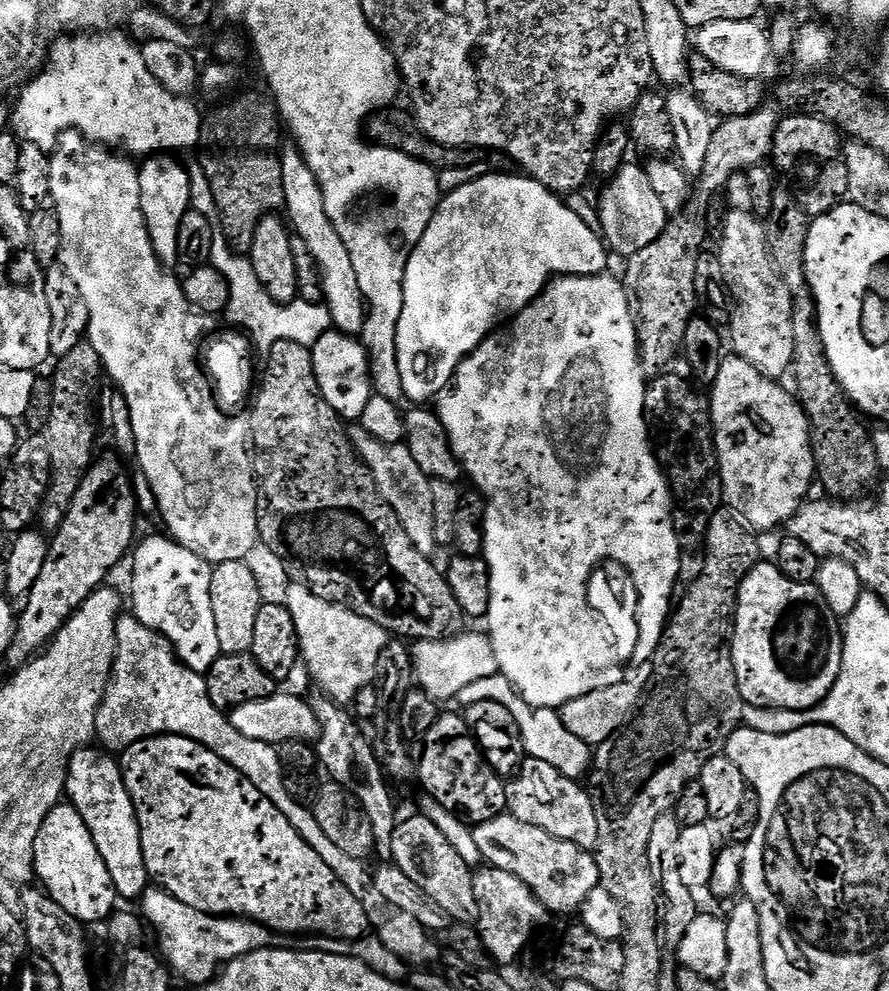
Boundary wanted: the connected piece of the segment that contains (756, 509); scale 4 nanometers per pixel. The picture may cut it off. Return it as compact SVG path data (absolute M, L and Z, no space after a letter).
M728 354L720 361L720 369L716 375L715 380L711 381L710 388L712 388L712 396L710 395L710 411L712 414L712 426L714 429L714 443L716 446L716 463L718 465L718 479L722 489L722 496L727 507L734 509L738 514L742 514L744 521L751 526L757 533L763 534L768 532L771 528L787 525L788 519L800 509L800 505L809 499L812 484L814 488L814 481L817 479L816 475L816 459L812 453L812 425L809 421L808 415L804 413L804 407L801 406L800 401L796 399L791 391L784 389L783 383L766 378L758 370L754 370L754 366L750 366L750 362L746 362L740 356L735 354Z

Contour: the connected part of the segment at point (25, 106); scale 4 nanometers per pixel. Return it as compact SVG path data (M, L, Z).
M75 34L65 35L63 38L57 39L55 43L51 45L42 71L33 76L27 84L23 85L19 95L20 94L20 101L16 104L16 112L14 108L14 111L10 116L11 123L14 125L15 135L19 137L23 143L38 146L46 153L51 153L53 149L55 149L56 142L60 139L60 133L69 130L80 132L86 140L93 141L101 146L107 146L112 150L125 148L125 150L120 150L123 150L132 158L137 158L136 156L140 156L139 158L147 158L157 154L181 154L180 152L186 151L187 148L195 149L200 142L200 122L202 119L202 112L199 112L199 110L191 104L193 101L189 99L189 97L175 96L174 94L167 92L167 90L154 78L154 74L150 74L150 70L146 70L143 51L141 51L141 49L124 34L96 34L93 36L88 34Z

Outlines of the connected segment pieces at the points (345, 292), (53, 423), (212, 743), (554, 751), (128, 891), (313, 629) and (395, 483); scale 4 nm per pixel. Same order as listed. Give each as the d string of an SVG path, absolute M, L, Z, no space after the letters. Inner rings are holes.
M295 146L285 147L280 153L282 162L282 186L284 187L284 207L287 223L291 231L306 242L306 250L314 258L320 272L320 285L324 299L322 303L328 308L332 319L332 328L345 336L359 337L364 330L366 305L362 288L358 286L358 276L354 274L354 264L350 262L350 252L338 234L330 214L326 212L326 202L322 190L304 160L304 155Z
M82 342L78 346L74 346L74 350L70 350L70 354L59 357L59 359L57 359L55 363L56 373L51 373L50 376L52 382L52 405L50 406L50 418L48 419L48 425L45 426L42 433L44 439L48 442L48 465L50 466L50 476L48 478L48 489L44 494L44 502L40 505L40 510L38 513L38 524L41 524L41 526L39 525L39 527L48 534L56 533L56 531L59 530L62 526L62 522L64 521L64 519L66 518L66 514L70 510L70 502L74 498L74 494L76 493L76 491L78 490L78 486L82 482L84 473L87 472L94 463L94 455L92 456L92 450L94 448L94 442L96 440L96 428L94 425L92 425L92 412L94 416L94 398L92 402L92 395L94 395L94 397L97 395L98 387L96 388L96 383L99 382L100 376L102 380L102 365L100 359L98 358L98 354L96 353L96 351L94 351L94 349L92 348L92 345L87 342Z
M121 615L116 622L116 657L112 662L110 683L96 710L95 739L101 740L99 743L109 753L120 754L125 748L134 746L134 742L165 734L190 738L234 766L238 774L248 779L267 800L274 802L286 822L298 830L302 842L306 842L306 846L310 846L310 850L314 850L330 870L334 870L338 882L342 882L342 886L362 902L369 929L373 933L376 931L381 946L390 955L408 964L416 964L412 966L431 965L428 963L436 956L436 944L428 929L420 925L418 918L398 910L398 906L390 906L386 898L378 894L373 875L364 869L365 861L349 858L343 850L338 850L338 846L326 838L322 826L318 826L318 818L314 818L311 807L301 806L286 794L286 769L280 765L277 745L238 734L231 719L210 702L204 676L179 659L171 641L148 629L134 615Z
M499 674L490 678L482 678L478 682L470 682L470 686L466 686L456 695L455 703L460 704L461 709L465 709L474 702L486 702L487 700L493 700L506 706L506 710L510 710L510 714L514 714L514 722L518 722L518 730L522 734L524 751L531 759L550 762L550 766L554 766L554 770L558 770L564 776L569 776L574 781L579 781L580 775L583 772L585 775L589 771L589 744L574 738L574 734L570 734L570 730L566 730L566 726L562 726L562 718L557 709L532 708L513 688L511 682Z
M96 746L79 748L68 763L66 796L78 810L82 822L86 822L86 826L94 838L94 846L98 846L98 854L102 854L102 862L106 862L106 870L110 870L110 882L114 882L117 897L121 901L139 901L144 894L145 888L149 887L150 877L144 865L140 827L136 821L136 811L132 805L130 794L124 785L124 772L120 769L117 757Z
M289 583L287 587L288 593L282 600L290 610L290 618L294 618L303 667L304 664L308 667L313 682L320 687L319 691L327 696L333 705L351 705L354 694L358 694L358 690L369 687L375 681L378 654L382 654L382 650L388 645L390 634L382 626L370 622L370 618L362 618L351 608L326 602L326 598L318 598L318 594L310 591L305 584Z
M356 426L351 429L350 437L352 447L360 455L368 468L369 474L374 478L376 489L382 494L382 498L394 510L398 522L402 522L402 530L406 530L410 542L414 542L416 549L424 556L431 557L436 548L436 535L438 529L434 522L434 501L430 495L430 480L414 462L414 456L410 454L407 444L387 444L378 442L366 430Z

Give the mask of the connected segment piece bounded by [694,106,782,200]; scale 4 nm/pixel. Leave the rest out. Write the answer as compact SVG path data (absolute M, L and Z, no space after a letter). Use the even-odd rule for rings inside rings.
M765 106L760 111L745 116L729 116L716 124L714 138L710 138L710 146L706 153L706 162L703 163L694 184L695 191L696 188L700 191L702 199L708 200L712 192L719 193L724 190L727 180L734 174L763 165L769 159L776 125L782 119L781 113L775 107L771 107Z

